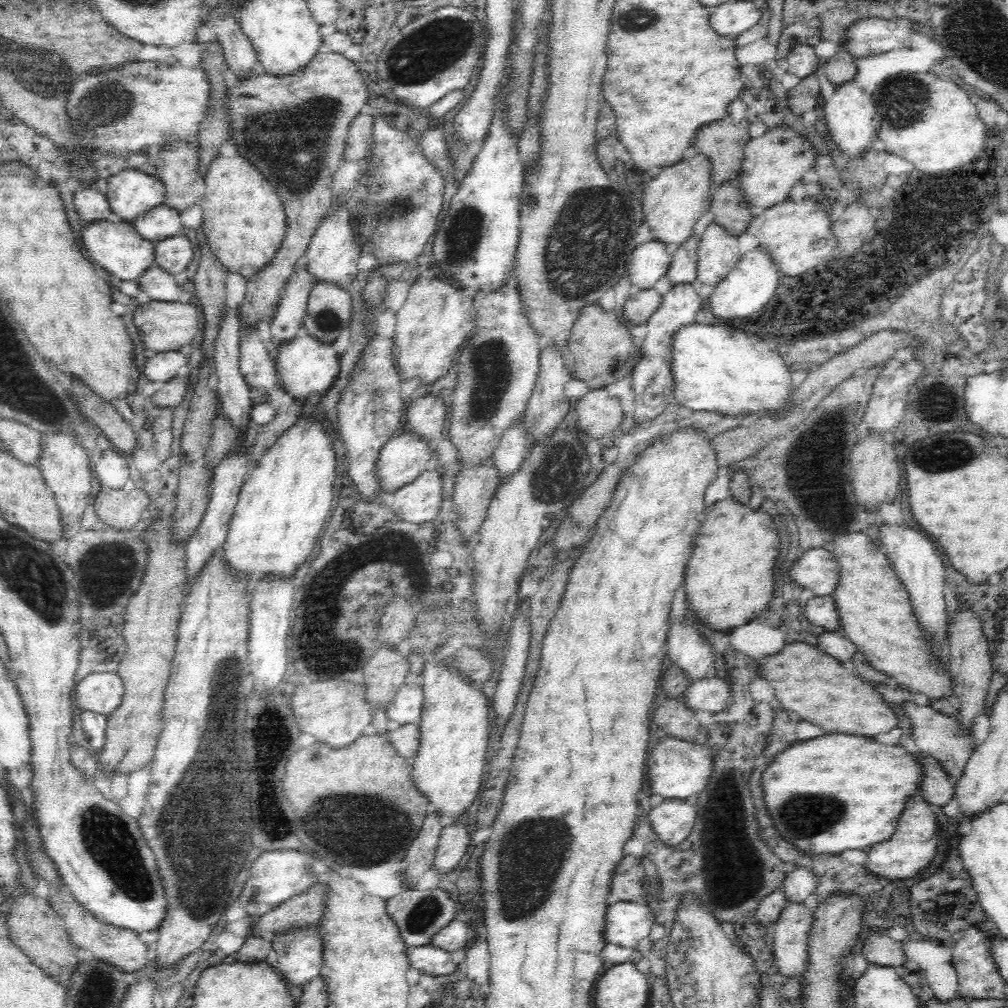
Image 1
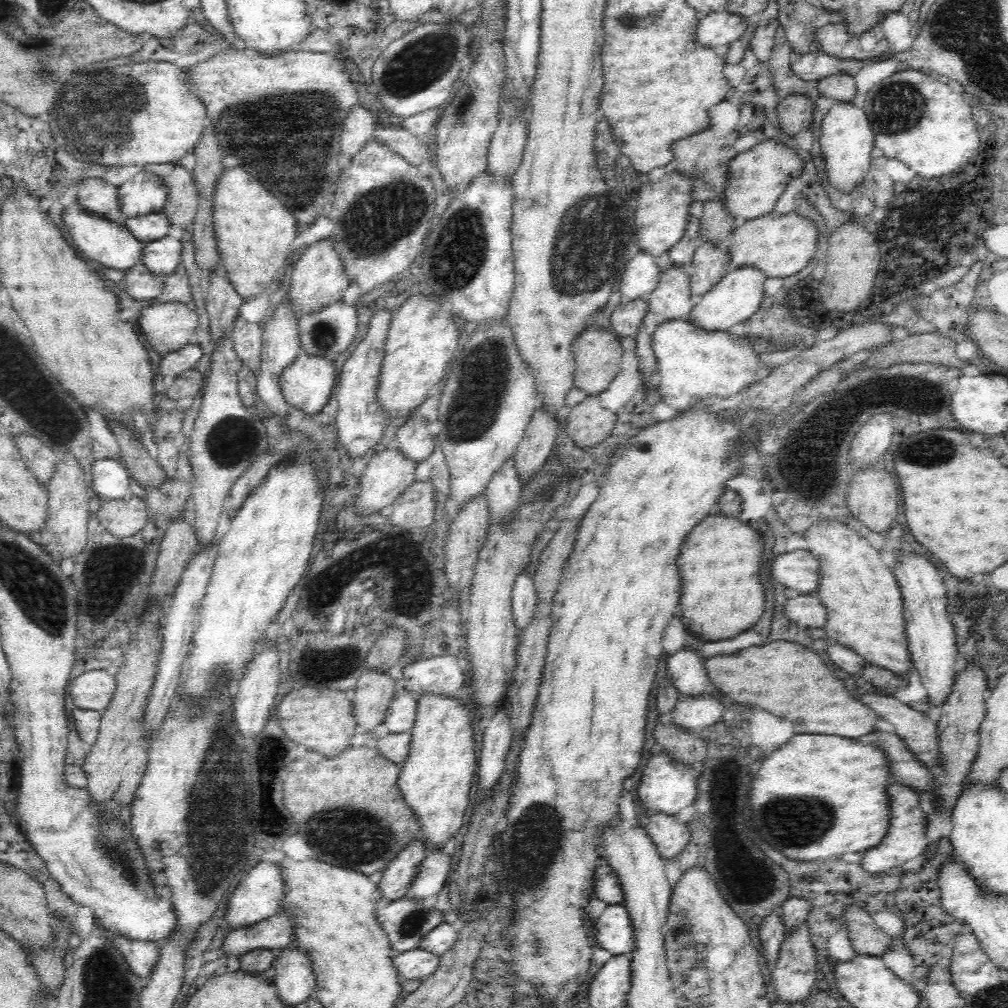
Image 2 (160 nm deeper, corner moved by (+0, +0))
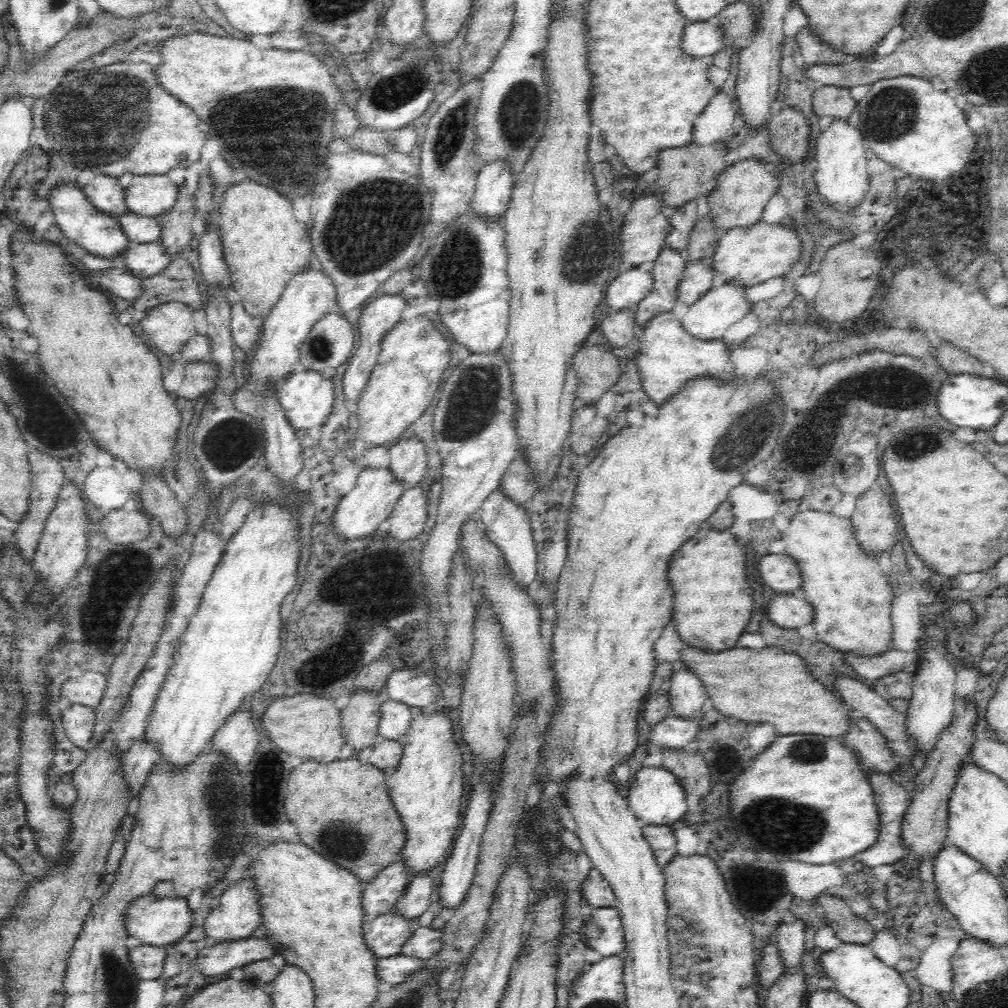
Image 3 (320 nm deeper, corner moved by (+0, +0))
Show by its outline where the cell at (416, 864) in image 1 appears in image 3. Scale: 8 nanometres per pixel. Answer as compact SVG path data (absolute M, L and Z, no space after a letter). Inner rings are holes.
M400 861L384 868L372 882L363 887L361 906L364 920L392 913L410 882L409 873Z

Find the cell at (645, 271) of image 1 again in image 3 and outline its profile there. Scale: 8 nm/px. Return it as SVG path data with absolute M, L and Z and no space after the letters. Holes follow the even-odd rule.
M632 267L608 284L603 304L606 304L609 313L635 308L651 290L652 273L642 272L640 267Z

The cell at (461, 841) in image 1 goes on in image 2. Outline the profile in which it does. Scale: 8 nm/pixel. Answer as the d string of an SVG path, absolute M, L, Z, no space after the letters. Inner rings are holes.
M442 850L425 856L419 867L419 874L416 874L404 899L423 902L426 898L436 897L452 878L450 861L451 858Z

